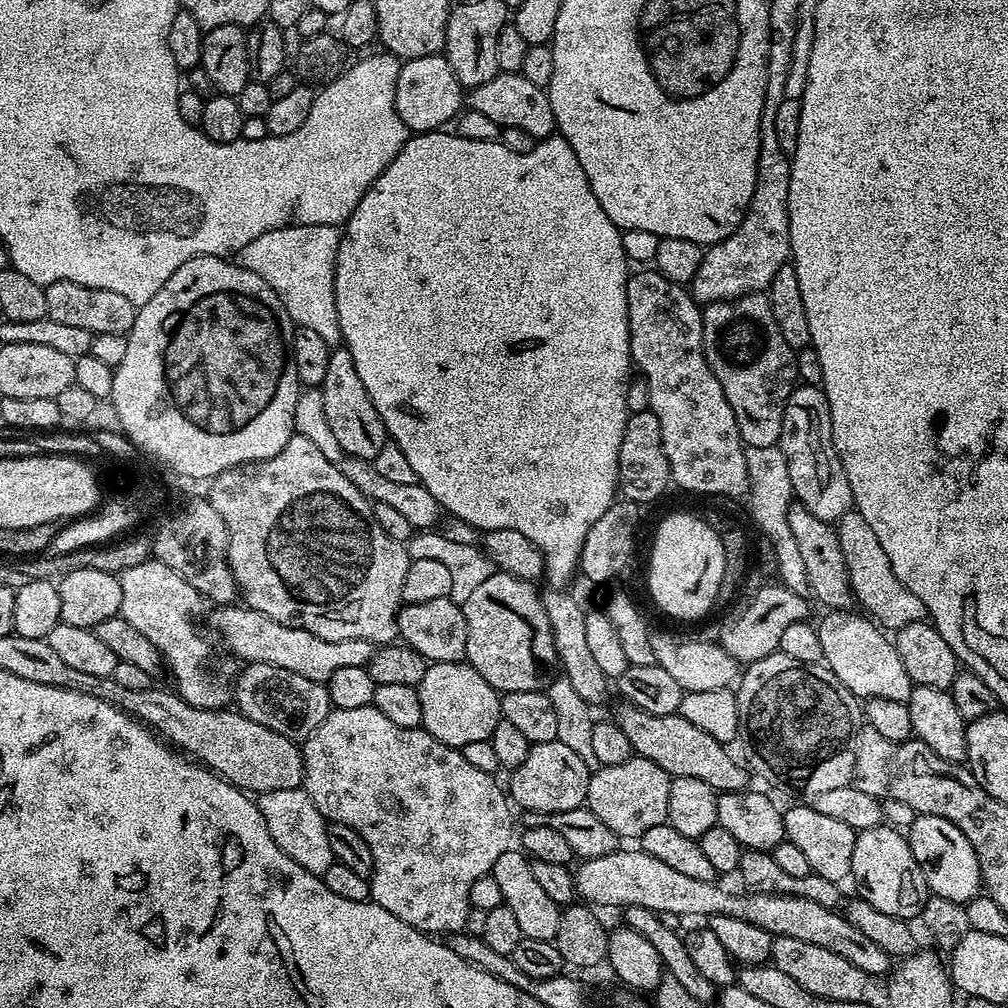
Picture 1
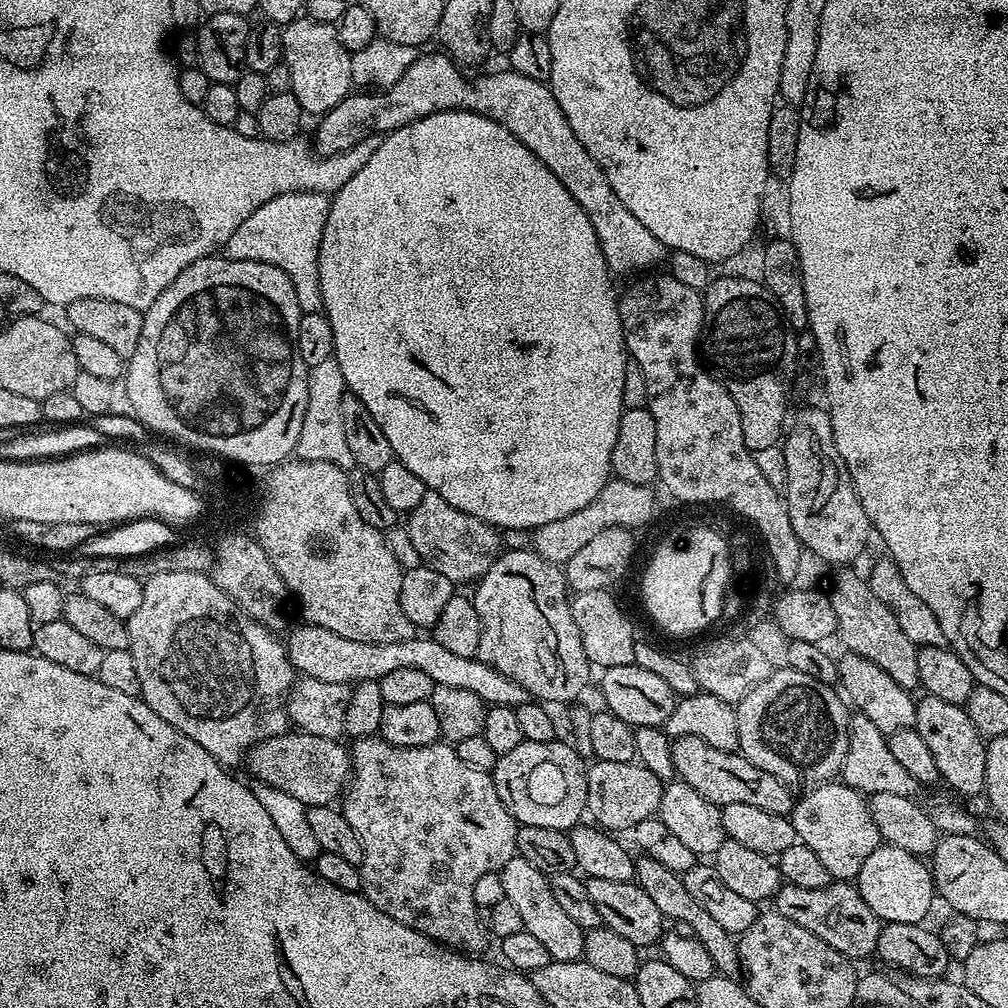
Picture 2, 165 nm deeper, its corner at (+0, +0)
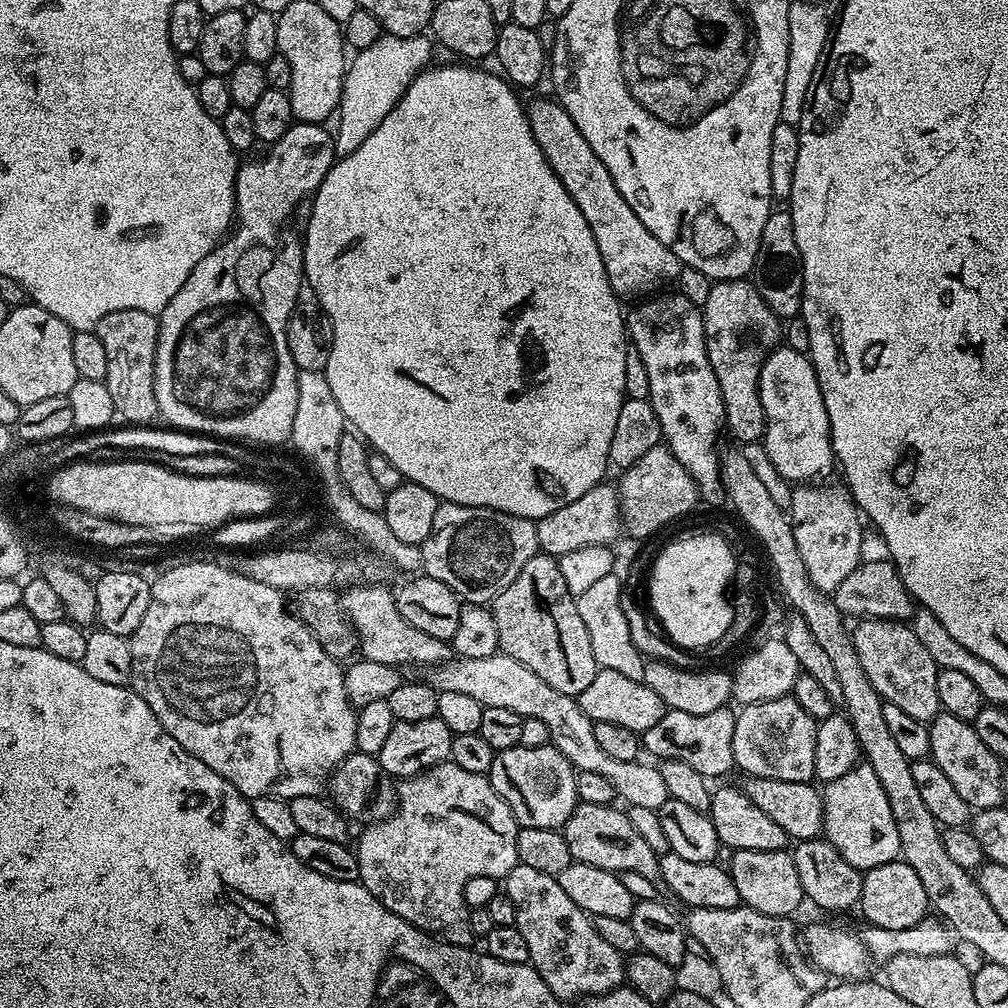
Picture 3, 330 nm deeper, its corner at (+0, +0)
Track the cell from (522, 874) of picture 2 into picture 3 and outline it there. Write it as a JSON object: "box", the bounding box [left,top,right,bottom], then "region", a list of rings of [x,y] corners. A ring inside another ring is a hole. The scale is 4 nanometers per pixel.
{"box":[502,862,625,1001],"region":[[[517,862],[510,874],[503,877],[502,892],[510,898],[510,902],[514,902],[516,929],[522,934],[522,938],[526,938],[526,950],[530,950],[528,963],[536,969],[542,982],[546,982],[546,986],[550,986],[550,990],[560,1000],[579,1001],[581,998],[606,994],[625,983],[625,957],[618,950],[614,950],[614,946],[602,942],[602,934],[598,934],[593,917],[574,906],[574,902],[570,902],[570,894],[563,892],[557,877],[542,874],[542,870],[534,870],[531,866]]]}

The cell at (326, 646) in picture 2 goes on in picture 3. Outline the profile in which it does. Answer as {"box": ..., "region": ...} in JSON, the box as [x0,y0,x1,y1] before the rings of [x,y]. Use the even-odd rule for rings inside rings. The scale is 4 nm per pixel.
{"box":[426,654,669,810],"region":[[[503,654],[490,658],[453,658],[433,667],[429,672],[432,673],[426,676],[427,683],[437,693],[458,690],[458,694],[475,698],[486,708],[498,706],[502,710],[514,710],[514,714],[524,718],[538,718],[550,730],[552,747],[558,749],[577,772],[589,772],[606,778],[613,793],[619,799],[621,796],[625,805],[658,810],[669,800],[666,782],[662,782],[662,774],[655,763],[640,764],[639,759],[618,762],[618,758],[610,758],[610,754],[598,747],[592,729],[594,721],[580,709],[579,699],[554,690],[554,686],[546,686],[546,682],[542,682],[542,678],[534,674],[534,670],[522,666],[522,662]]]}

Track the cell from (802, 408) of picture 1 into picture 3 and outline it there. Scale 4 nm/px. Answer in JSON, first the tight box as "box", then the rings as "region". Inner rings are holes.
{"box":[790,482,864,594],"region":[[[824,482],[797,487],[792,493],[790,509],[794,542],[798,542],[798,554],[802,554],[802,562],[806,562],[810,582],[829,594],[835,593],[842,578],[862,563],[860,547],[864,544],[864,532],[860,529],[862,516],[856,501],[840,488],[827,488]]]}

